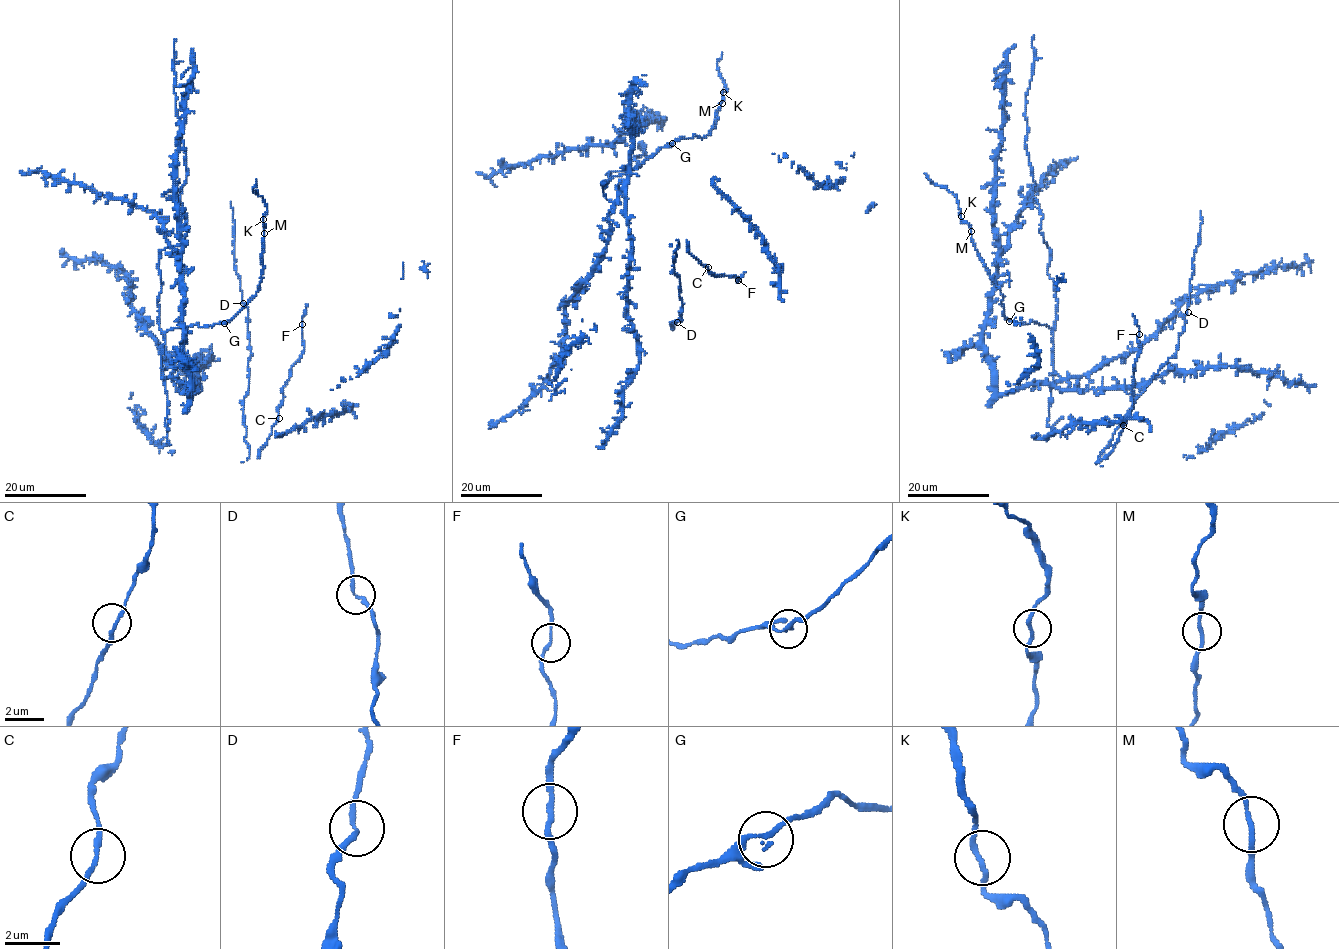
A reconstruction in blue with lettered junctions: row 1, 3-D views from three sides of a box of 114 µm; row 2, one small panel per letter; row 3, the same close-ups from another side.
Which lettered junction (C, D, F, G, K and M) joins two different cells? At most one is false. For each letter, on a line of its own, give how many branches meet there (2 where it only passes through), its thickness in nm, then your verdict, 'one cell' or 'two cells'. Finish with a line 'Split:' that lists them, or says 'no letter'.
C: branches 2; calibre 160 nm; one cell
D: branches 2; calibre 190 nm; one cell
F: branches 2; calibre 160 nm; one cell
G: branches 2; calibre 160 nm; two cells
K: branches 2; calibre 170 nm; one cell
M: branches 2; calibre 160 nm; one cell
Split: G

